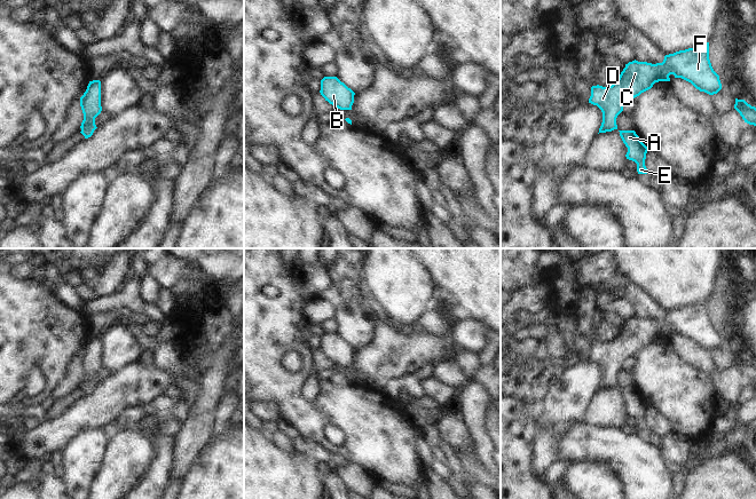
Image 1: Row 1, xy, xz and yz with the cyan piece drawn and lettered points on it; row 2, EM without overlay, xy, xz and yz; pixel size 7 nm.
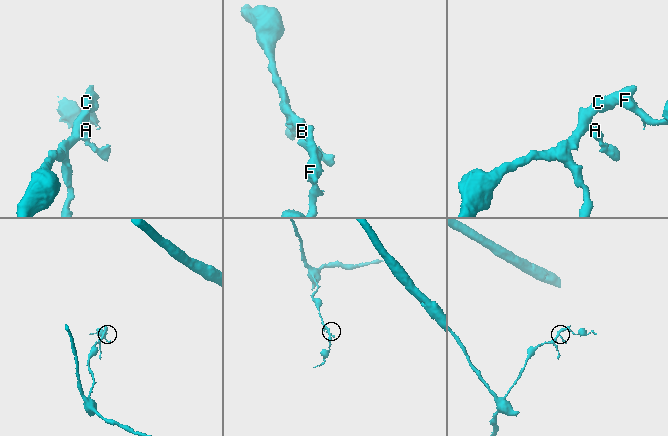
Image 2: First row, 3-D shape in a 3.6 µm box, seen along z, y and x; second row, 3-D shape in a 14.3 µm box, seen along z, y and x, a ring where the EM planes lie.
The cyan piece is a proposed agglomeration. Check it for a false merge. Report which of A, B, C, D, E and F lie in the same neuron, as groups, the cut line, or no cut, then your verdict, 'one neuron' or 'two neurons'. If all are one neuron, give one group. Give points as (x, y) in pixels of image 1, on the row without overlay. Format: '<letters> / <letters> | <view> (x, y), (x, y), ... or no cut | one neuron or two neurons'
A B C D E F | no cut | one neuron

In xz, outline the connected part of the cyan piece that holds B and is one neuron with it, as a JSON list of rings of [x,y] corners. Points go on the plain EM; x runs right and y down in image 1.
[[[324,333],[321,336],[321,351],[340,366],[352,366],[355,349],[337,333]]]

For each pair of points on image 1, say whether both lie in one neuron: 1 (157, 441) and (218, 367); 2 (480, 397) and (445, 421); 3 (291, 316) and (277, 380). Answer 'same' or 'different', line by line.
1: different
2: different
3: same

